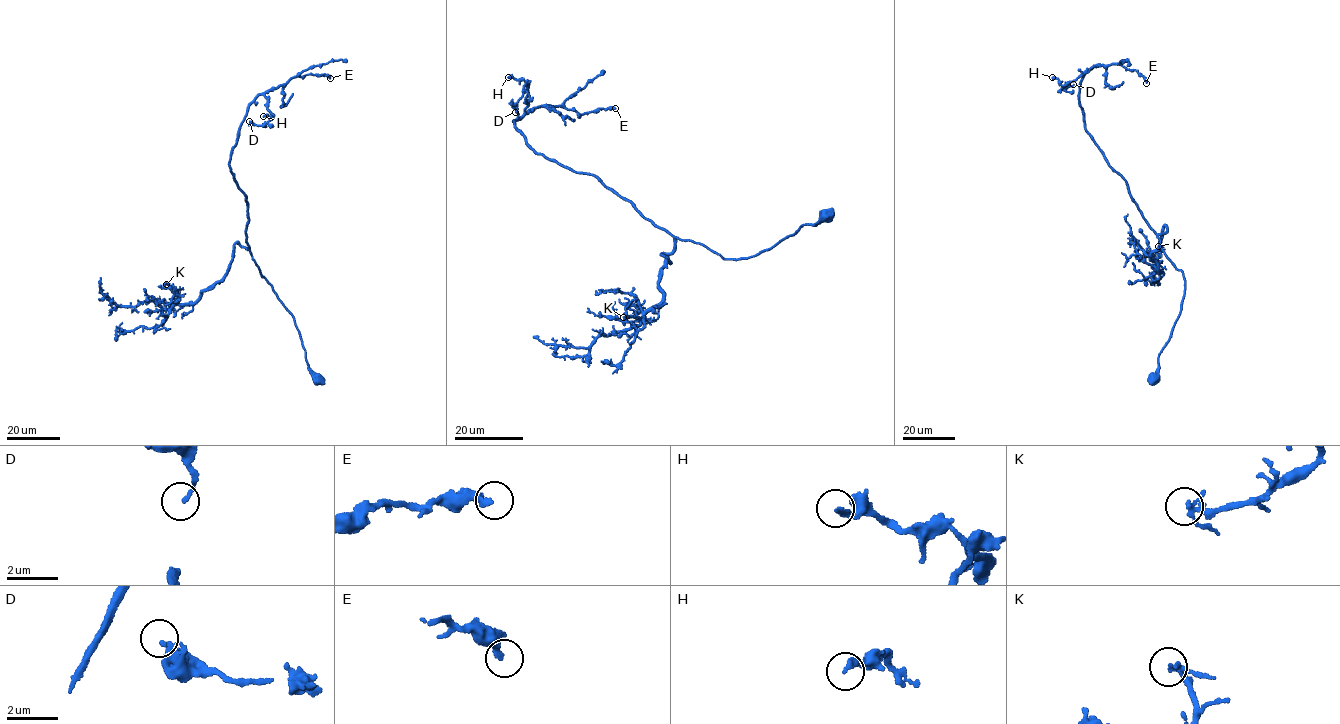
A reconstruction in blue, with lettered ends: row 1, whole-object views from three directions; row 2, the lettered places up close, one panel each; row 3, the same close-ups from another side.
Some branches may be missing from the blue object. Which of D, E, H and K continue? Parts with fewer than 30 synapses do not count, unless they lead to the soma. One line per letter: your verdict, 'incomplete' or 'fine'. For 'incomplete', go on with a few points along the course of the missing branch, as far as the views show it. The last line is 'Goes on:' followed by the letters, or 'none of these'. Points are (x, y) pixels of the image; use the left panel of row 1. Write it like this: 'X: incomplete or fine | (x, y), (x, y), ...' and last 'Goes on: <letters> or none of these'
D: fine
E: fine
H: fine
K: fine
Goes on: none of these

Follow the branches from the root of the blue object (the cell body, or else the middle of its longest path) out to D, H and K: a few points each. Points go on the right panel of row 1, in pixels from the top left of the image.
D: (1154, 378), (1179, 314), (1184, 277), (1127, 181), (1086, 130), (1079, 85), (1094, 66), (1062, 86), (1073, 84)
H: (1154, 378), (1179, 314), (1184, 277), (1127, 181), (1086, 130), (1079, 85), (1094, 66), (1064, 85), (1052, 77)
K: (1154, 378), (1185, 282), (1160, 243), (1164, 225), (1150, 256), (1158, 272), (1158, 246)

